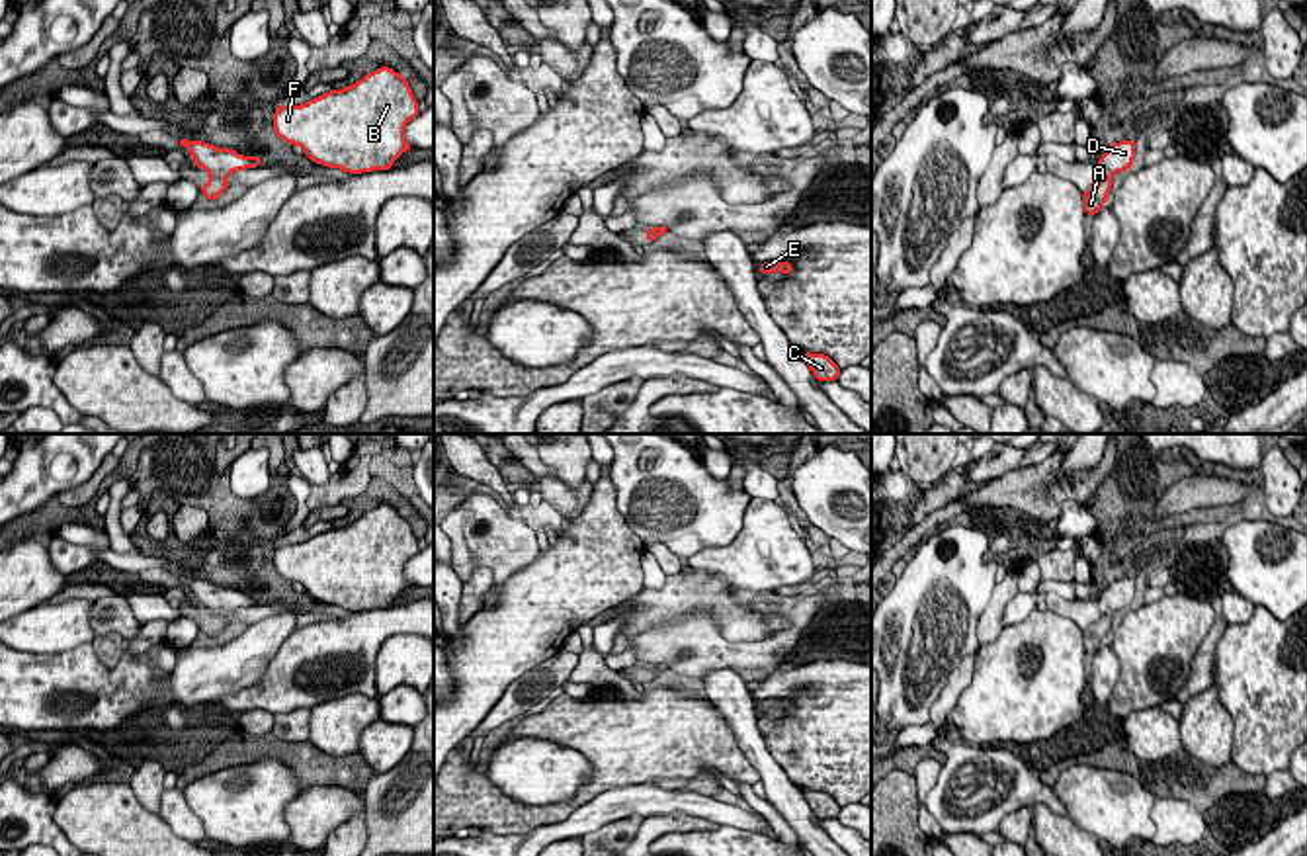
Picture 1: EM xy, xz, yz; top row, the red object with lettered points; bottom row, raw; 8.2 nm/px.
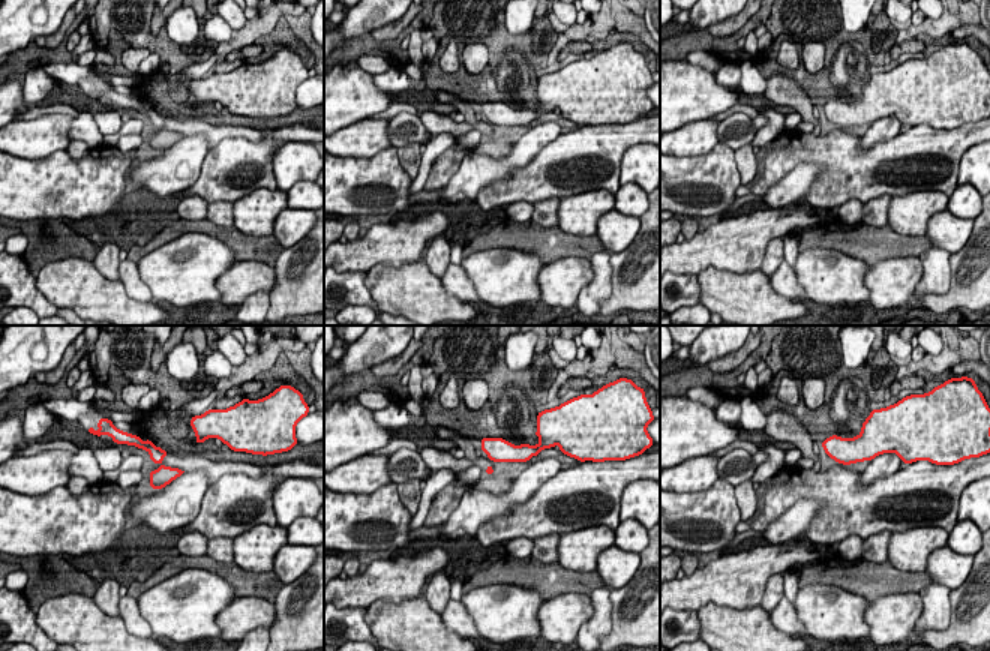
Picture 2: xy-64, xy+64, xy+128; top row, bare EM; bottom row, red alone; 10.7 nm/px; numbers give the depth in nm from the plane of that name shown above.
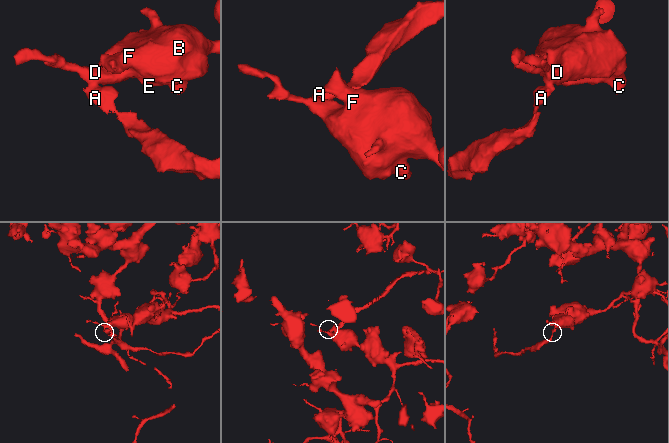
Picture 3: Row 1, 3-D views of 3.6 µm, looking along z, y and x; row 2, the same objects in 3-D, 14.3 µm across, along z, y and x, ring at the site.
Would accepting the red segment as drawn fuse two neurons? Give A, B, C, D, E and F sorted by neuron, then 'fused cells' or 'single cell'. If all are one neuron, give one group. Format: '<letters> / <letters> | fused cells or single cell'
A / B C D E F | fused cells

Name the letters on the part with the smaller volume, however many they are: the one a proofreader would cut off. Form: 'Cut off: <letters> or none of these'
Cut off: A

